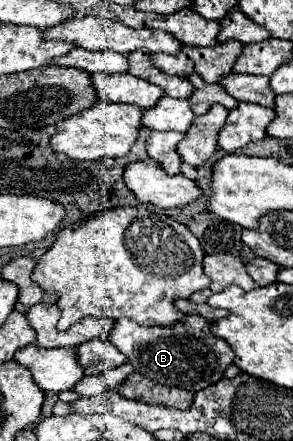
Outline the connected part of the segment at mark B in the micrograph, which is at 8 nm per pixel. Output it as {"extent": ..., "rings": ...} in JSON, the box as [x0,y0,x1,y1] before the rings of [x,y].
{"extent":[104,314,234,392],"rings":[[[186,314],[172,326],[140,326],[130,318],[118,318],[104,338],[108,338],[126,356],[126,362],[142,376],[188,392],[198,392],[208,384],[218,382],[226,366],[234,362],[232,348],[222,340],[216,340],[210,332],[210,322],[196,314]]]}

